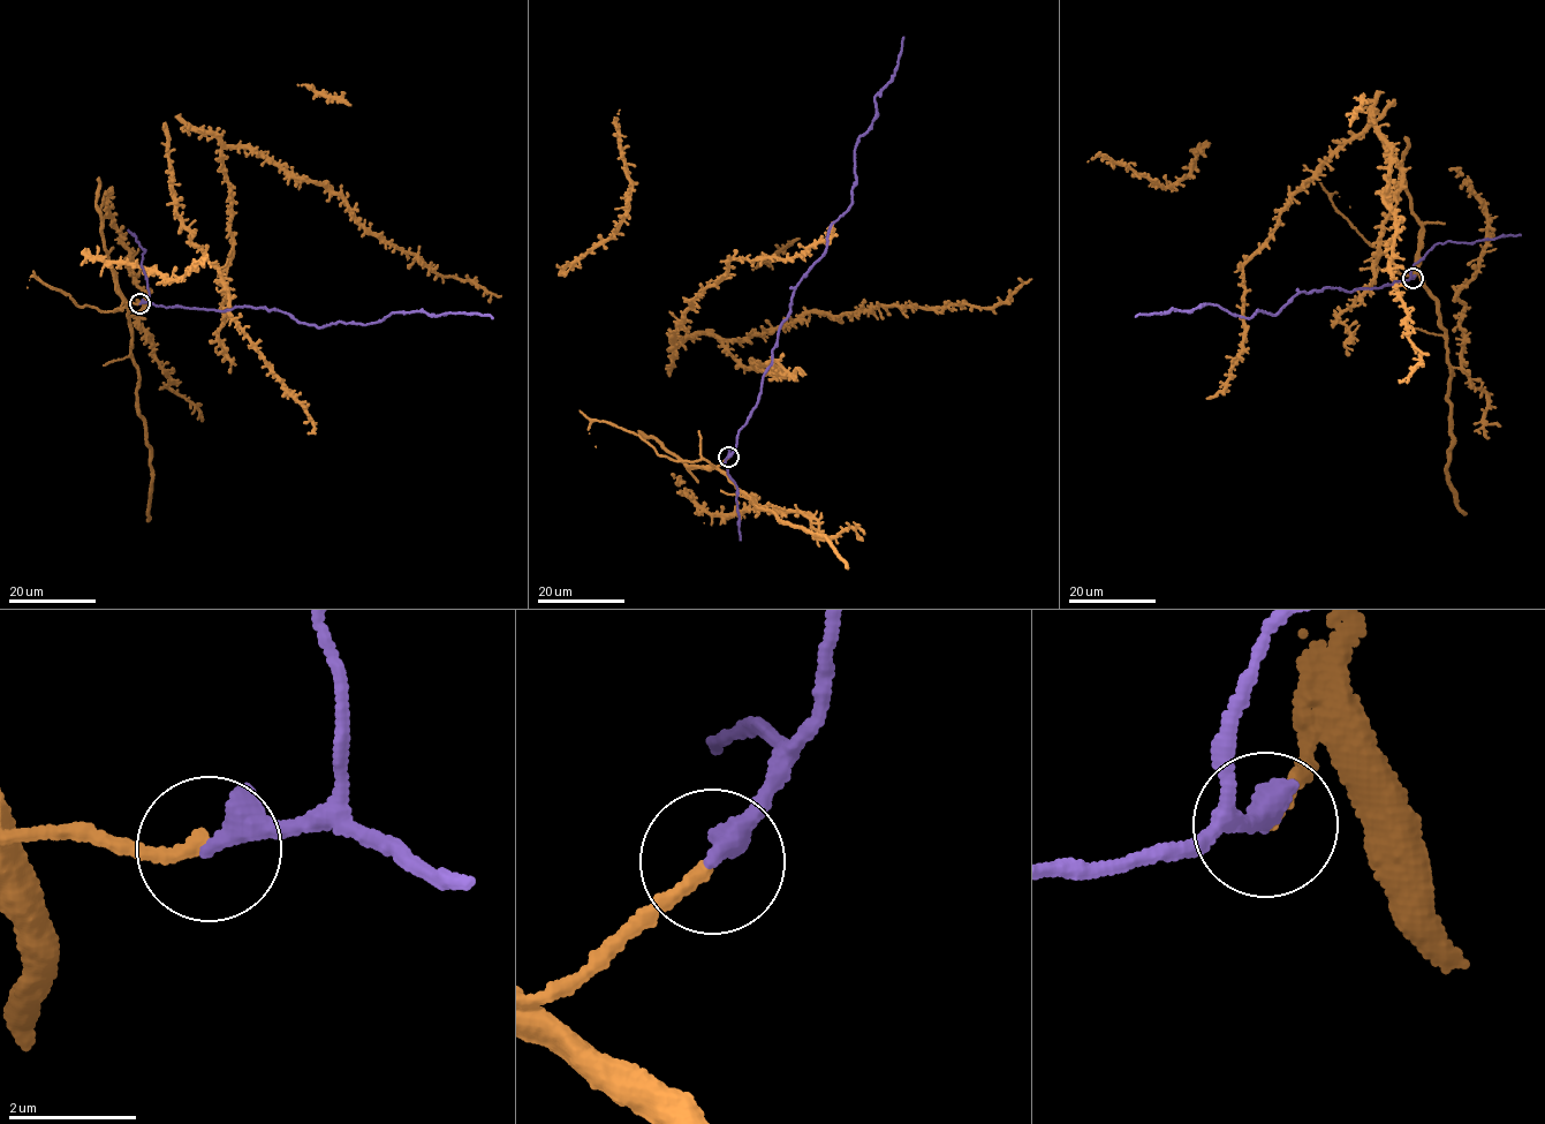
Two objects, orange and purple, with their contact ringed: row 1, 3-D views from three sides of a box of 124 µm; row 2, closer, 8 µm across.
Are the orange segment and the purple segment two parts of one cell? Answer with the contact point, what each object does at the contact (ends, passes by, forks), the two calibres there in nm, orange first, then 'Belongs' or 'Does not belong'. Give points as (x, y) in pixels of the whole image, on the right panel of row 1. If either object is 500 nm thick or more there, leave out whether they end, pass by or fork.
Place: (1413, 278). At the ring orange ends. At the ring purple ends. Thickness 200 nm (orange) against 400 nm. Belongs

